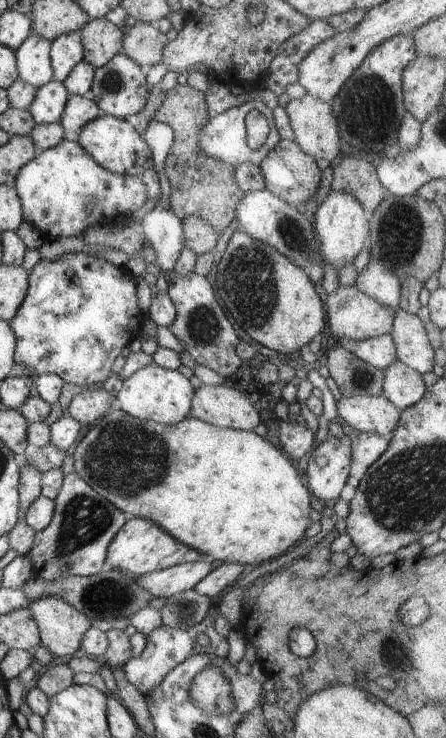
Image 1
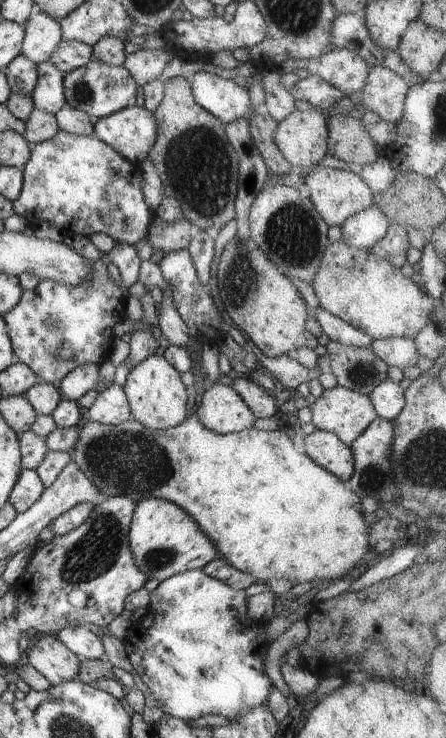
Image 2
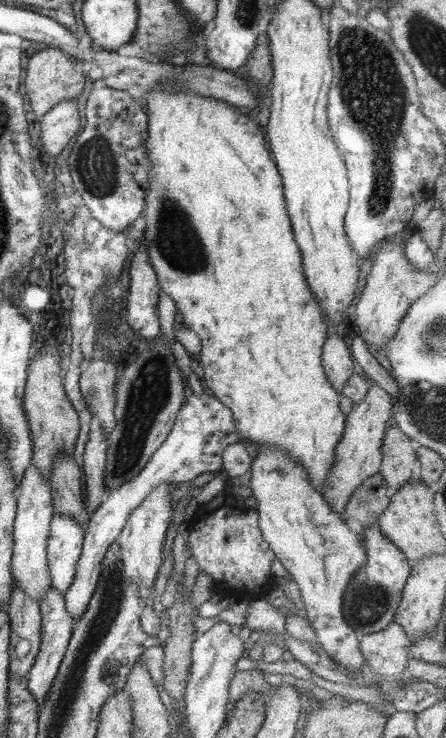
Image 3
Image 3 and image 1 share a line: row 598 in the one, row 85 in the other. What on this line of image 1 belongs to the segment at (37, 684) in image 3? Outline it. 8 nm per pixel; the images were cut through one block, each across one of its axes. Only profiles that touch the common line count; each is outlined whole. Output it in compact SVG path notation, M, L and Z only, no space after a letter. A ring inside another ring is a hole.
M53 79L37 88L34 100L27 109L36 125L60 122L68 97L63 81Z

